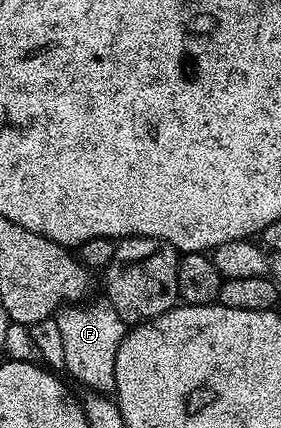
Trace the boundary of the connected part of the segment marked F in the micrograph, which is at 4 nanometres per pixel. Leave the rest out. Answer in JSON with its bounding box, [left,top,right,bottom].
[54,297,129,395]

